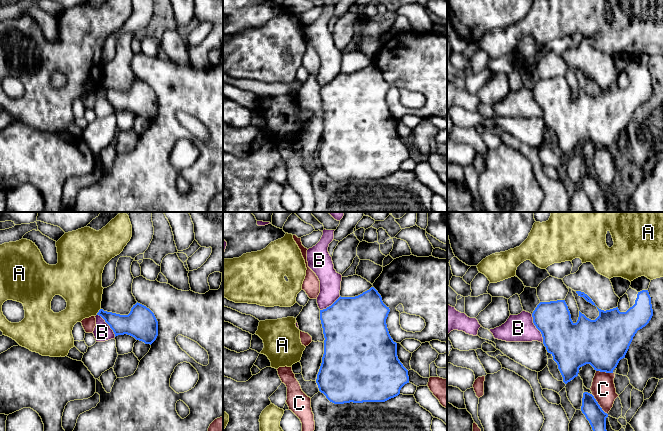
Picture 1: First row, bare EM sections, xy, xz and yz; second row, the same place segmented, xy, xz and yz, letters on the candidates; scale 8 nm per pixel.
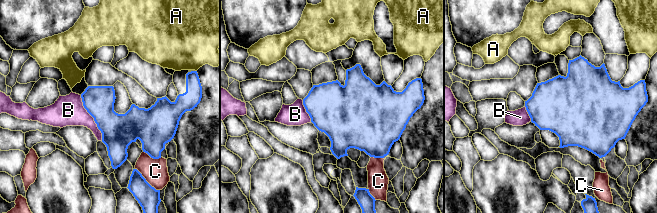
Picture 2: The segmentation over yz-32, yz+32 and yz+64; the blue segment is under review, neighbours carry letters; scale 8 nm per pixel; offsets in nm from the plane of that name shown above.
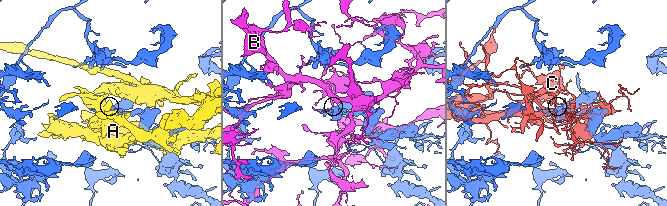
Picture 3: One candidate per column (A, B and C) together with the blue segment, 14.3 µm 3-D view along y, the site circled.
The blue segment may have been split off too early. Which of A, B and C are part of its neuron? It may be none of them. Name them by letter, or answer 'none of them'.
none of them

